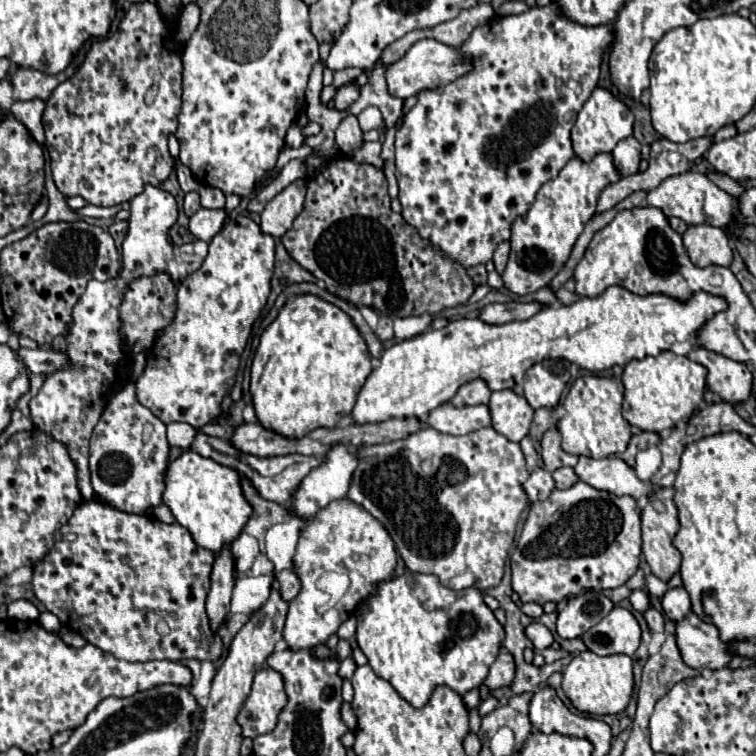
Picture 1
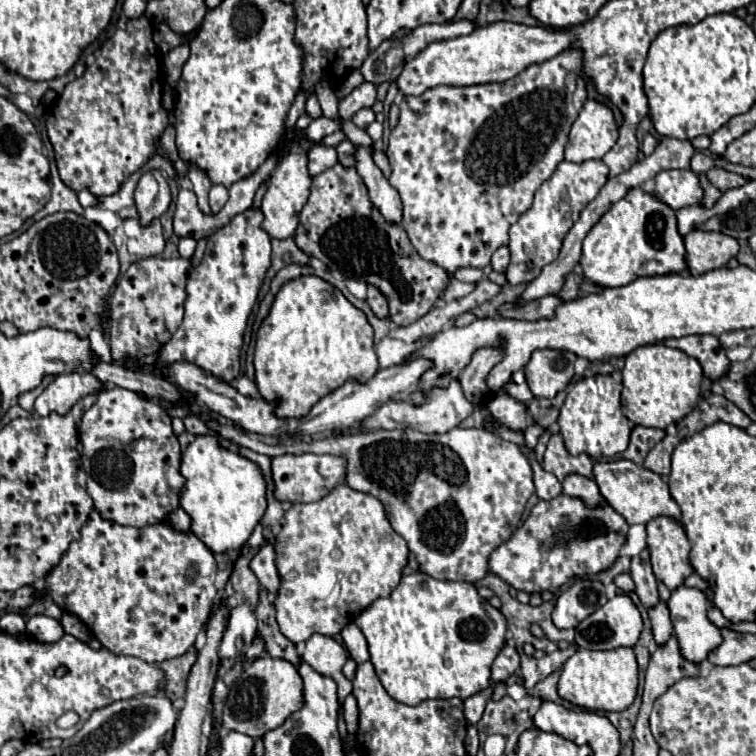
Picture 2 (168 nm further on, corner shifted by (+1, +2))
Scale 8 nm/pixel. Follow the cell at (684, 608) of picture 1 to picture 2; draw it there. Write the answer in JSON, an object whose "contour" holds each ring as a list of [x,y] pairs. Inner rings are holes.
{"contour":[[[679,586],[671,592],[671,598],[667,602],[669,612],[671,612],[671,620],[673,620],[673,628],[675,628],[675,636],[679,640],[681,646],[681,654],[683,658],[691,660],[691,662],[703,662],[707,658],[707,654],[721,644],[721,632],[717,626],[713,626],[707,620],[707,596],[697,590],[697,588],[687,588],[687,586]]]}

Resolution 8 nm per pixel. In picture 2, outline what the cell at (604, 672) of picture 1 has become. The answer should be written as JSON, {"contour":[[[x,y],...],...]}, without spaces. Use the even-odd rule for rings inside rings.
{"contour":[[[579,648],[561,670],[559,696],[573,706],[581,706],[591,712],[621,712],[635,700],[637,684],[639,670],[633,648],[615,648],[607,652]]]}

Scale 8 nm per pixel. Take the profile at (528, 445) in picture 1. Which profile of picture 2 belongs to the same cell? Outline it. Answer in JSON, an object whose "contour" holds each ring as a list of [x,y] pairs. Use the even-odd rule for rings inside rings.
{"contour":[[[531,424],[525,432],[523,432],[523,436],[525,436],[525,446],[533,452],[535,450],[535,446],[537,446],[538,438],[545,432],[545,429],[540,427],[537,424]]]}

